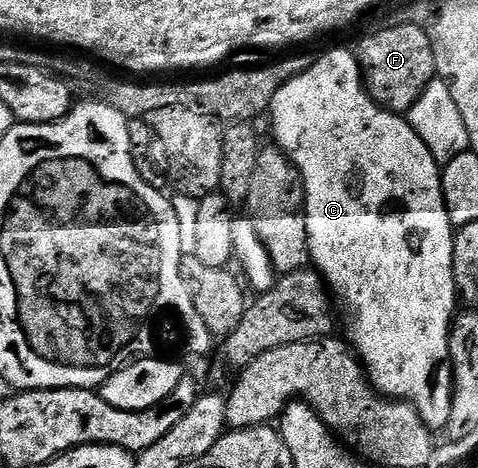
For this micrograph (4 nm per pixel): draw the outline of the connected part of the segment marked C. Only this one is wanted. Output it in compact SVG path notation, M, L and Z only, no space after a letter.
M334 48L331 52L326 52L318 61L311 63L299 76L293 76L291 80L286 81L276 90L274 100L270 103L268 109L268 117L270 116L270 124L274 127L274 140L273 143L285 153L287 159L291 161L298 168L299 175L302 176L302 191L304 193L304 215L306 217L306 248L310 251L309 263L316 269L318 275L324 281L327 289L332 293L333 299L342 303L342 308L346 311L346 333L344 333L345 339L348 341L351 349L356 353L359 360L362 361L362 366L366 370L366 375L370 377L370 383L387 398L393 398L400 400L413 406L415 411L418 412L423 423L427 428L431 430L445 429L448 418L452 414L452 369L448 363L450 359L450 330L452 327L452 321L455 319L456 311L454 312L454 303L459 303L460 297L457 288L454 286L454 238L456 235L456 229L453 224L450 223L448 218L448 210L446 209L446 203L442 197L442 174L440 171L440 165L432 158L432 154L428 150L428 146L424 146L424 142L416 134L416 130L412 130L409 119L405 115L389 112L387 108L381 108L375 100L370 96L366 90L364 83L364 73L361 68L358 67L358 58L353 51L350 52L346 48Z

